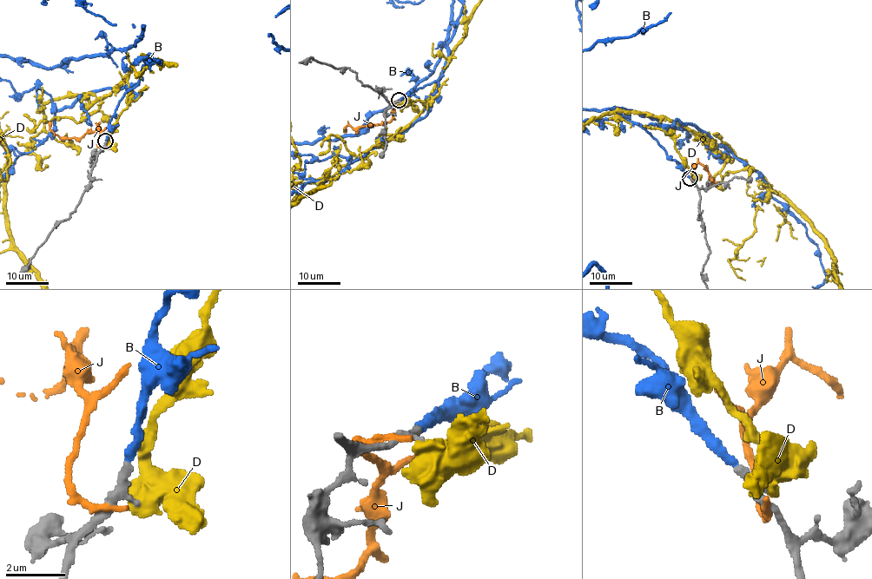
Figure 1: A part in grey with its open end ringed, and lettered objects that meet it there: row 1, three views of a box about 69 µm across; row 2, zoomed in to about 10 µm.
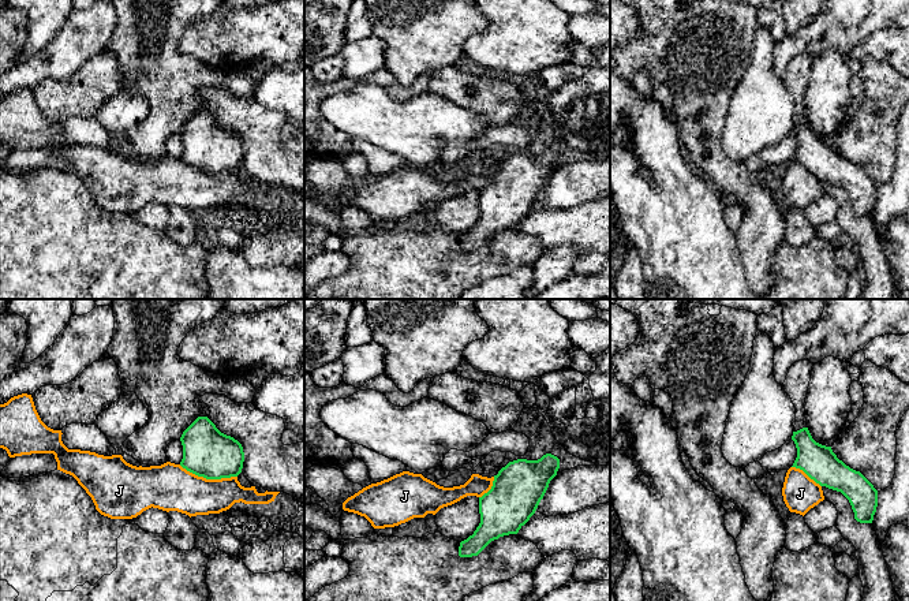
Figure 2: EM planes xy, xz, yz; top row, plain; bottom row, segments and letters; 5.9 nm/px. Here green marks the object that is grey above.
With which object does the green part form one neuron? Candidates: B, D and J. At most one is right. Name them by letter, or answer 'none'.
B

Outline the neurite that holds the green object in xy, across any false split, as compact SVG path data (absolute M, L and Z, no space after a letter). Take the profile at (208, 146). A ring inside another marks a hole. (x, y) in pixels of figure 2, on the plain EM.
M198 111L182 128L180 160L206 173L237 171L244 146L242 138L221 127L207 111Z

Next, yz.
M808 122L793 126L797 152L792 161L803 164L820 180L841 186L850 197L854 213L872 217L878 201L878 184L860 167L837 152L831 141L816 137Z

